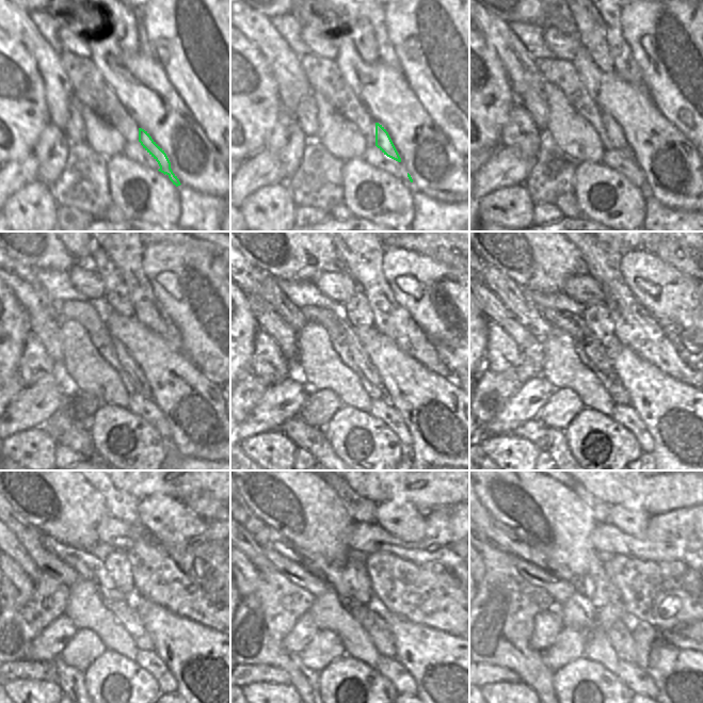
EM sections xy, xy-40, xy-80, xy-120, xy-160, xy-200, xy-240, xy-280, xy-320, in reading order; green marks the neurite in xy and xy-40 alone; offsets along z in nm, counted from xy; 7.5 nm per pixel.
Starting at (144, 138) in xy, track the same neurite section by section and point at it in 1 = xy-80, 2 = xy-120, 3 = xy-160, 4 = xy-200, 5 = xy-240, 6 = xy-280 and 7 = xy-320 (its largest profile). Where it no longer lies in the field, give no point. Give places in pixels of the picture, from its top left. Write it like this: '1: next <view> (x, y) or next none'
1: next xy-80 (614, 133)
2: next xy-120 (134, 373)
3: next xy-160 (356, 351)
4: next xy-200 (593, 349)
5: next xy-240 (85, 564)
6: next xy-280 (333, 575)
7: next xy-320 (497, 533)

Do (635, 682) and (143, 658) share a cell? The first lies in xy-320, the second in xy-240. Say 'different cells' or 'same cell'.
same cell

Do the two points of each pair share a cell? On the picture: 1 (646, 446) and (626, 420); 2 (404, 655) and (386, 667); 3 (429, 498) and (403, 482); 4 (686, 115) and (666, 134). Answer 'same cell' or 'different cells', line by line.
1: same cell
2: different cells
3: same cell
4: different cells

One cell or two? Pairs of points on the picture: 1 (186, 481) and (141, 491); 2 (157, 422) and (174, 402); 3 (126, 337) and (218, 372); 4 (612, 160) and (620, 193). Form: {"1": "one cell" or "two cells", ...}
{"1": "one cell", "2": "two cells", "3": "two cells", "4": "two cells"}

